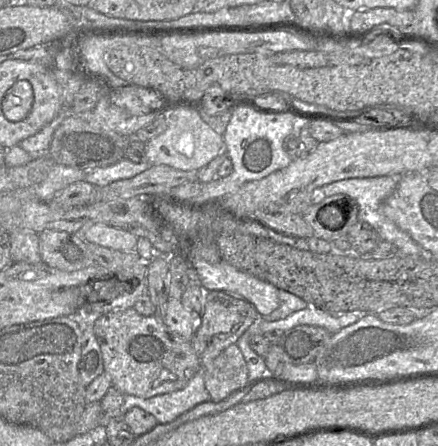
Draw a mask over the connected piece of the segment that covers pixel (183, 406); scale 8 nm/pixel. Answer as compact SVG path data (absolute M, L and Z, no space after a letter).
M200 367L200 370L181 390L151 398L124 394L121 414L123 416L131 408L138 407L153 415L158 424L166 424L174 421L198 404L209 400L210 396L204 385L203 368Z

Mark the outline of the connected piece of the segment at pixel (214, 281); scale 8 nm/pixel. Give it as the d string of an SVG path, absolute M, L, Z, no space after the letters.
M193 256L189 264L195 268L204 291L238 293L262 316L272 313L279 306L277 287L224 260L212 264L200 256Z

